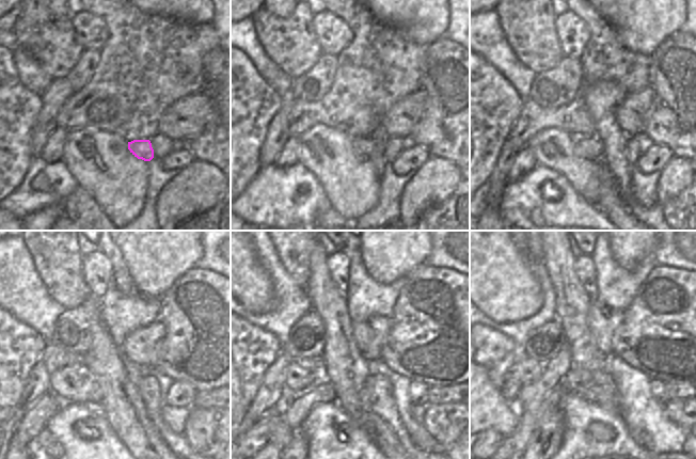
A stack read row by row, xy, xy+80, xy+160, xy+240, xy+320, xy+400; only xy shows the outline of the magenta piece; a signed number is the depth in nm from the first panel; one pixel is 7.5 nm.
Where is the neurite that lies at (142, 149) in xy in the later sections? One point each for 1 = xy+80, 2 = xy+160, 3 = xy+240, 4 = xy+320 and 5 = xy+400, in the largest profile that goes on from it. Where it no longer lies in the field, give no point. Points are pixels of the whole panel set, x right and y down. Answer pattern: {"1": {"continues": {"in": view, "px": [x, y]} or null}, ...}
{"1": {"continues": {"in": "xy+80", "px": [366, 146]}}, "2": {"continues": {"in": "xy+160", "px": [586, 146]}}, "3": {"continues": {"in": "xy+240", "px": [95, 393]}}, "4": {"continues": {"in": "xy+320", "px": [298, 407]}}, "5": {"continues": {"in": "xy+400", "px": [512, 447]}}}

